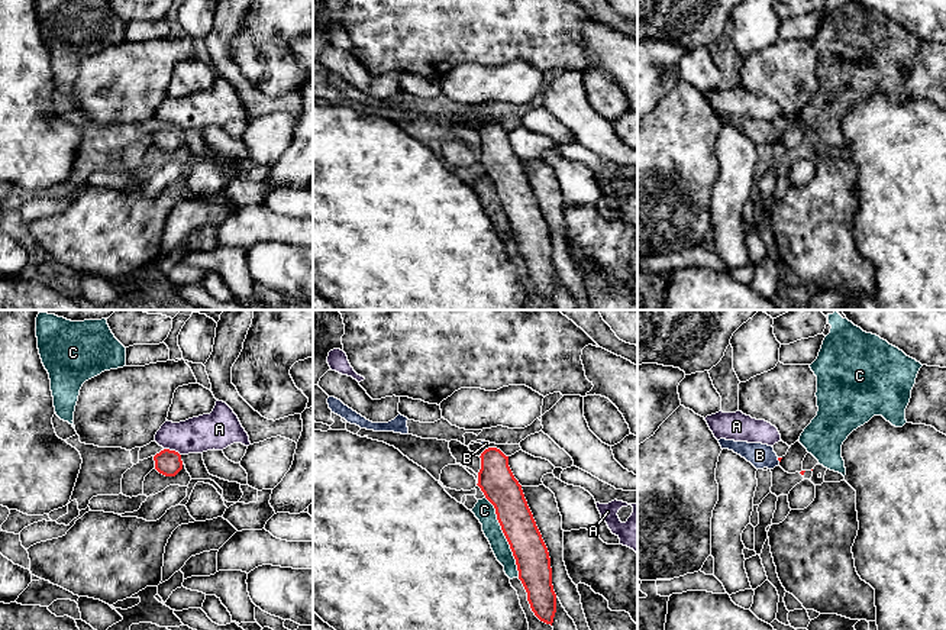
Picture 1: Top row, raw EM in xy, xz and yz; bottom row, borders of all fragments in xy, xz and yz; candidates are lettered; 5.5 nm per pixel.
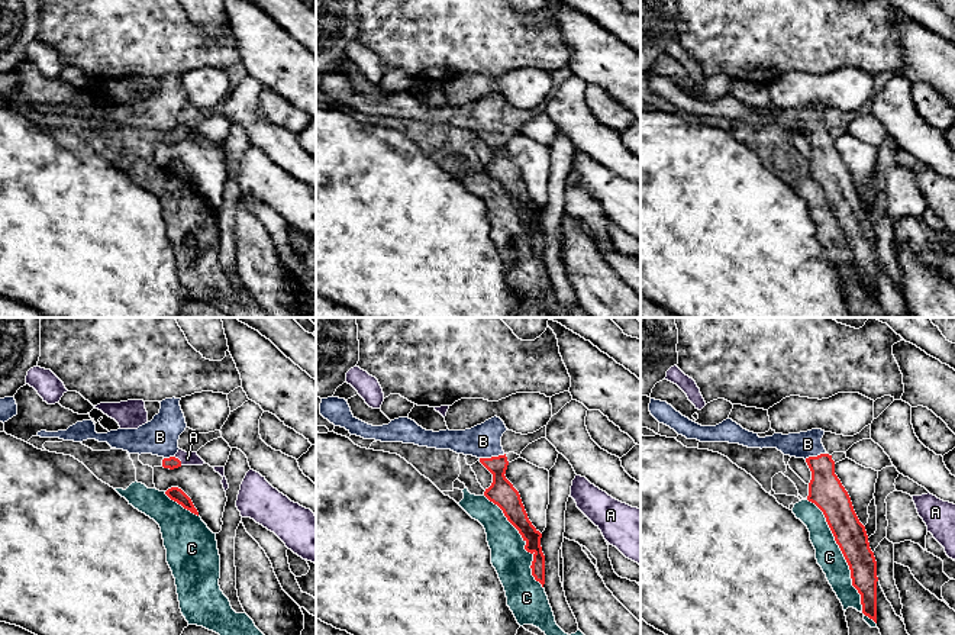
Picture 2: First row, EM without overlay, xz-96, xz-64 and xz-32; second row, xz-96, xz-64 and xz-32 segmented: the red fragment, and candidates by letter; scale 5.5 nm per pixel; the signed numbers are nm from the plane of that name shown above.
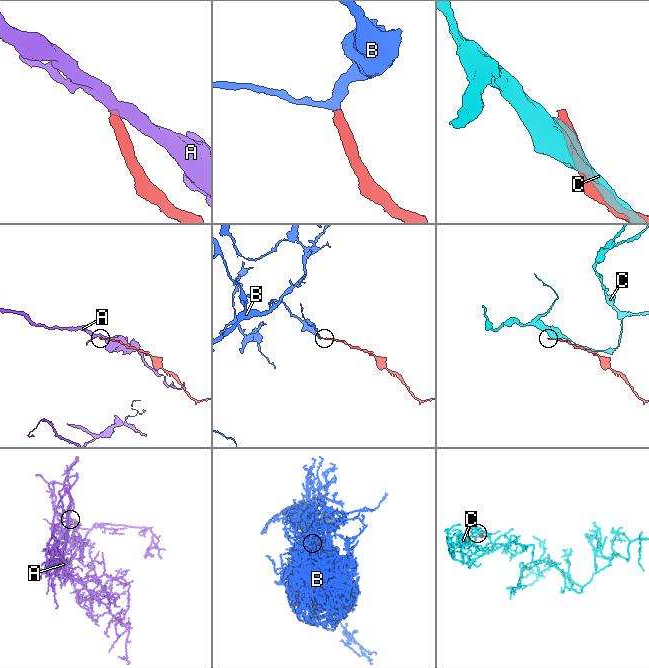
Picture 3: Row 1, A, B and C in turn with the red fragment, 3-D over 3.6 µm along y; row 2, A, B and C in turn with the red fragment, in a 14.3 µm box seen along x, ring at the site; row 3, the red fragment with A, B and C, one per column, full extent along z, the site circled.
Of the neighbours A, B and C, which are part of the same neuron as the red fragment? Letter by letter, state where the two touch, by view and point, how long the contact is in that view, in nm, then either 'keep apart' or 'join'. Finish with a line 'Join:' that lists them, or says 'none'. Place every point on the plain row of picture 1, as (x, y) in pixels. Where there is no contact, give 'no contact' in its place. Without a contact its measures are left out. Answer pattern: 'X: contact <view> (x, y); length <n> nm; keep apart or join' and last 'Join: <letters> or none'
A: contact xy (173, 126); length 100 nm; keep apart
B: contact yz (778, 135); length 30 nm; join
C: contact xz (506, 213); length 480 nm; keep apart
Join: B

